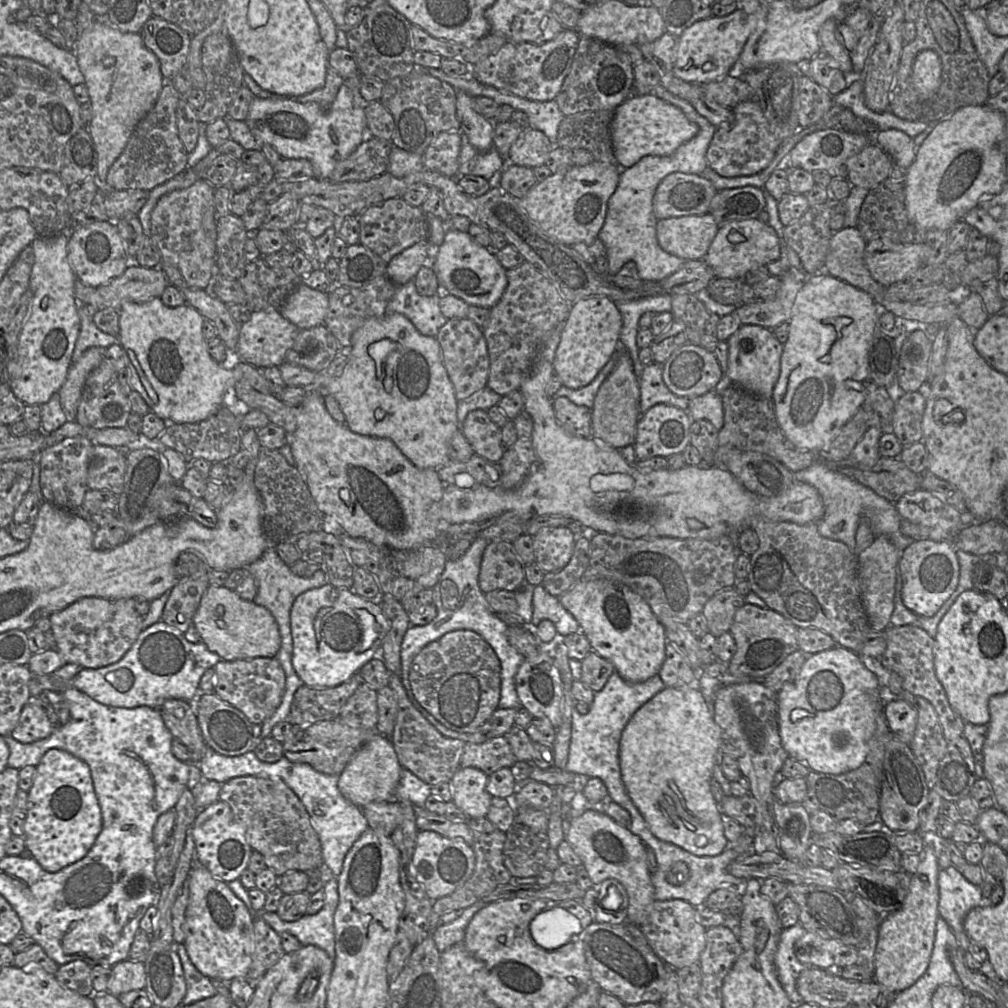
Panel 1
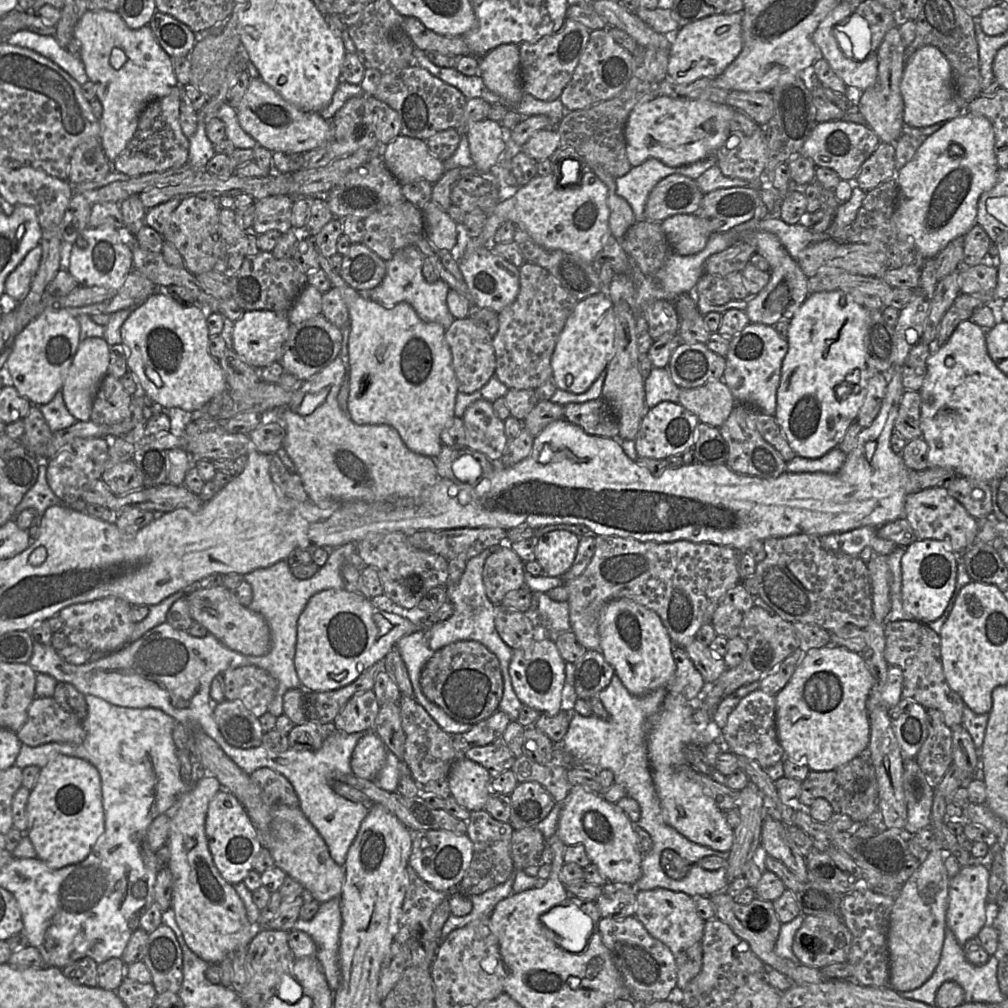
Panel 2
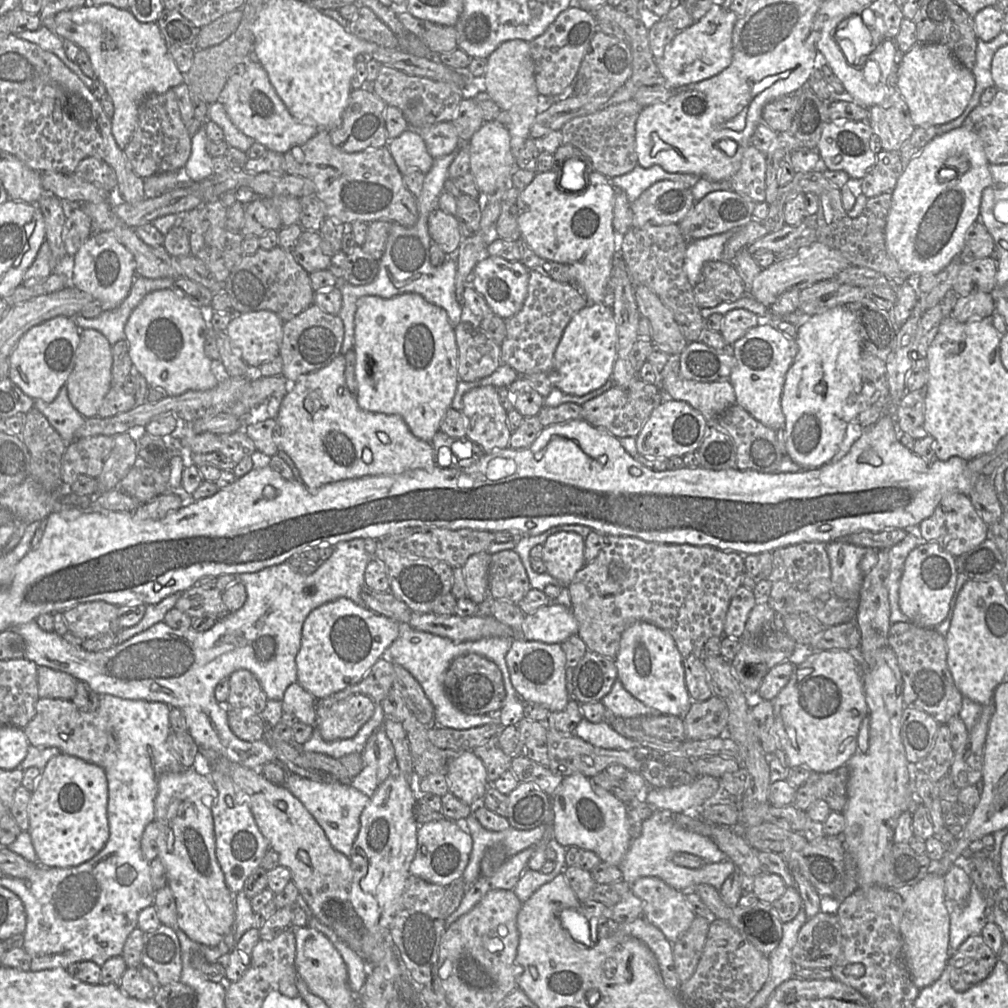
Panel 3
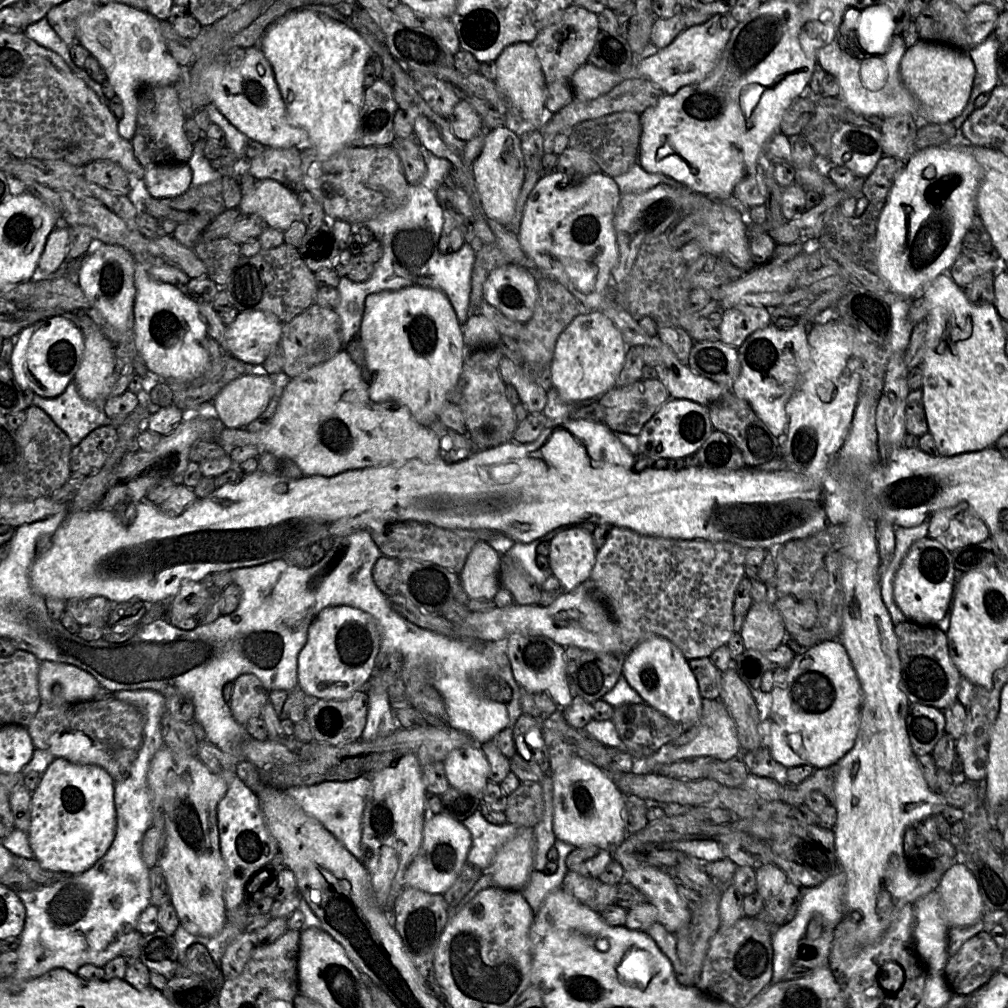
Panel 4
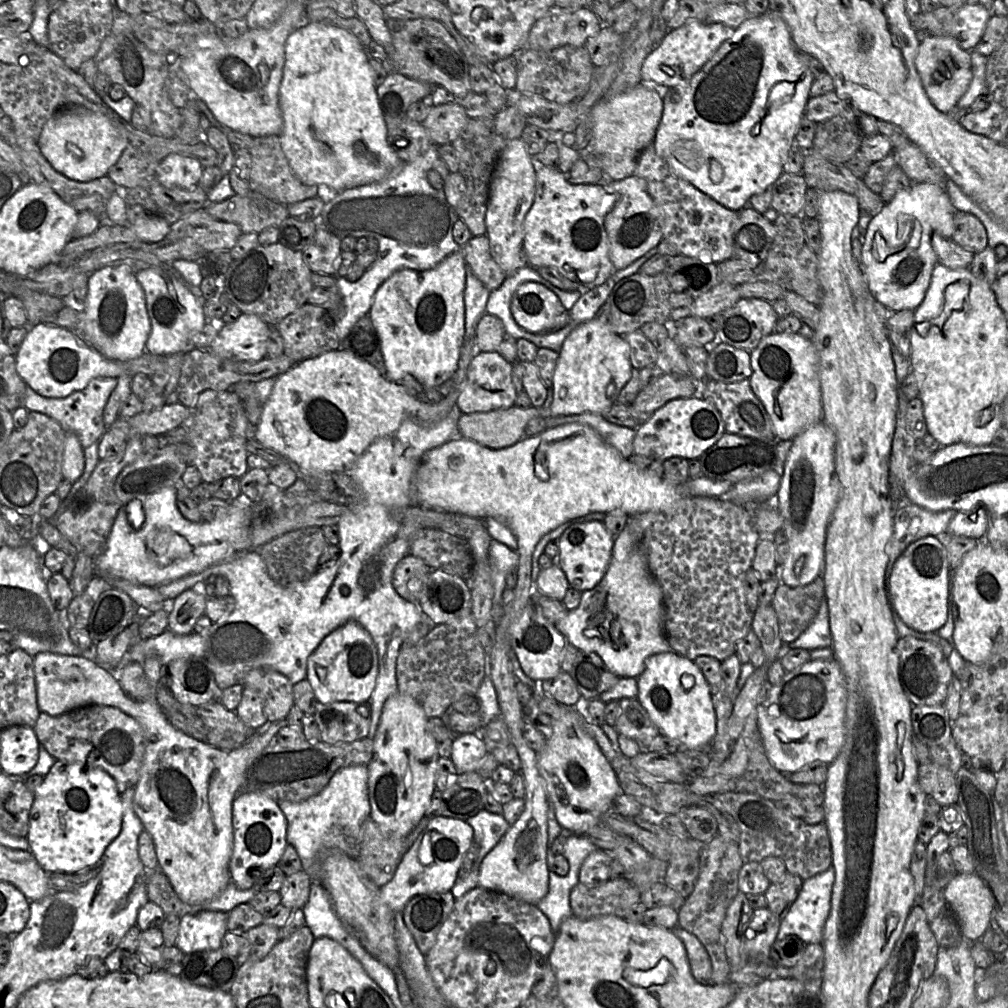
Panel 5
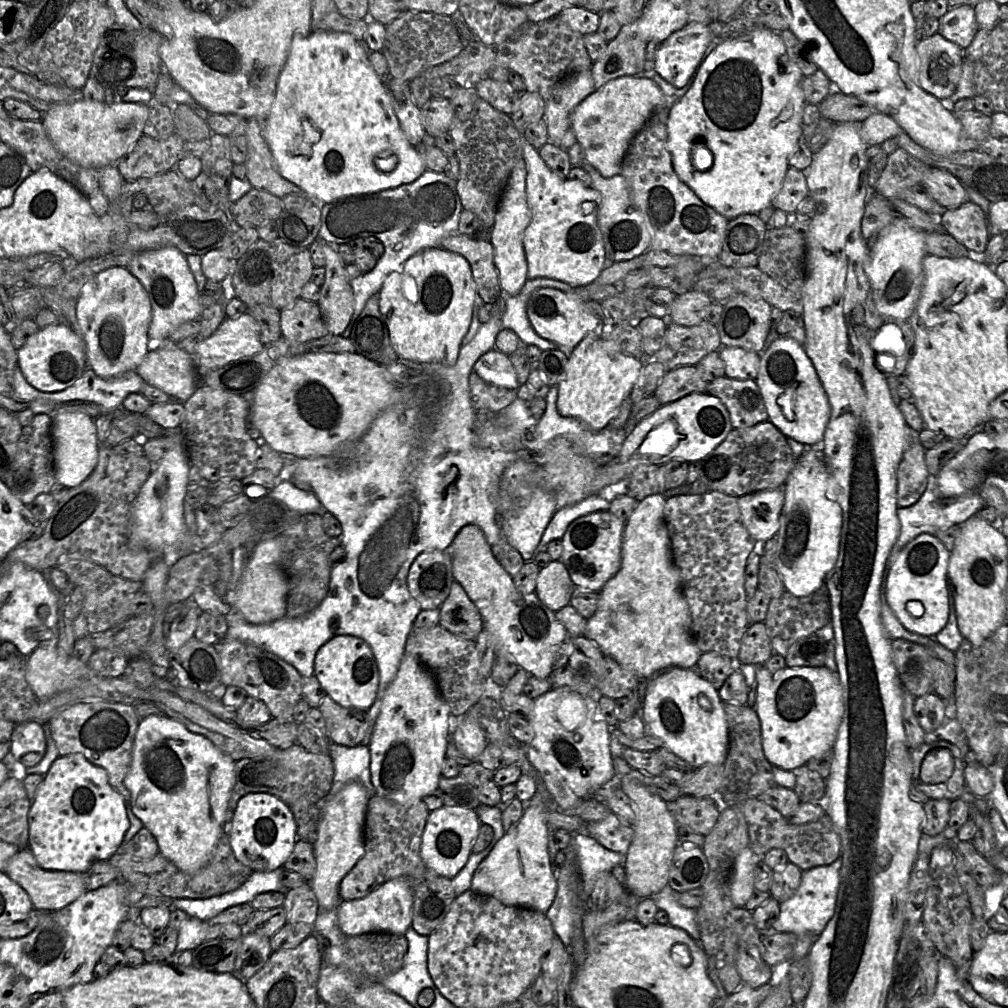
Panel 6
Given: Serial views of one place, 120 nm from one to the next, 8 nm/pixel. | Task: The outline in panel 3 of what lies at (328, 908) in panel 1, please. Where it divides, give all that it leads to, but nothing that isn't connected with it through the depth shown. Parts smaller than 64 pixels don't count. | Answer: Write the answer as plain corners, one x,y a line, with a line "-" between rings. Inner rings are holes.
312,915
306,927
323,933
341,954
348,969
349,987
355,995
360,995
367,980
366,962
346,942
344,942
331,928
324,925

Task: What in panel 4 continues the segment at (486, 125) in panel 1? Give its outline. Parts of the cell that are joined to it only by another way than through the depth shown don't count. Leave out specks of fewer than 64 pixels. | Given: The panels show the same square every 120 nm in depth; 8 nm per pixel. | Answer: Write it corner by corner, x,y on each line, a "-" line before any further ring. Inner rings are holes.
506,127
488,130
481,153
472,164
472,171
485,215
504,227
511,226
526,172
521,138

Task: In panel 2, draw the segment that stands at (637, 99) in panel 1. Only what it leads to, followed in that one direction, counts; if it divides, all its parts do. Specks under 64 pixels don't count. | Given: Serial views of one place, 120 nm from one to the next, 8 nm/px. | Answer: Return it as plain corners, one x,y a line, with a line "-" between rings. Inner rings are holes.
660,95
644,100
633,108
625,124
627,158
632,167
640,165
648,158
656,158
667,166
677,167
714,156
731,133
730,121
735,111
730,105
710,100
675,99

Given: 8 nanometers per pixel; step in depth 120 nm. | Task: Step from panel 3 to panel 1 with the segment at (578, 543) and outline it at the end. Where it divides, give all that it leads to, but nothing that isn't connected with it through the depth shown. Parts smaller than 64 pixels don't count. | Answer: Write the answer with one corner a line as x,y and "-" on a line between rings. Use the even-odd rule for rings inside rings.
564,526
544,527
540,529
534,536
532,536
535,563
545,573
558,572
562,570
569,563
573,555
577,537
582,536
576,536
569,528

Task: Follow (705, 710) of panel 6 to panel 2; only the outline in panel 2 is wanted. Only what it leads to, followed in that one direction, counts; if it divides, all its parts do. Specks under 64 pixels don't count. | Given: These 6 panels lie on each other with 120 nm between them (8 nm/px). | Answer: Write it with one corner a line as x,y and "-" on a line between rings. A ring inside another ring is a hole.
630,599
613,600
601,612
599,635
601,653
631,694
644,696
669,685
676,671
673,643
653,610

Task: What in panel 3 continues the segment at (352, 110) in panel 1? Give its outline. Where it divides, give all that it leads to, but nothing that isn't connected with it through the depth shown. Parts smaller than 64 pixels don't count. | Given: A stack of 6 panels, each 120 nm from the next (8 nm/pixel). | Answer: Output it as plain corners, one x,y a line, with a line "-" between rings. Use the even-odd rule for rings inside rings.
259,62
246,65
243,75
229,77
218,101
224,104
228,117
241,132
274,152
284,154
294,146
305,144
319,129
324,129
300,122
290,114

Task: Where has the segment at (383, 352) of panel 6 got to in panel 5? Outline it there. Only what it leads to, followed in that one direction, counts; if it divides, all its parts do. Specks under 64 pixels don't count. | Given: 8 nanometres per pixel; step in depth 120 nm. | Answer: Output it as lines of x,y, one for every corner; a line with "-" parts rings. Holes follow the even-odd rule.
368,314
356,322
342,341
341,348
368,362
385,376
386,368
380,338

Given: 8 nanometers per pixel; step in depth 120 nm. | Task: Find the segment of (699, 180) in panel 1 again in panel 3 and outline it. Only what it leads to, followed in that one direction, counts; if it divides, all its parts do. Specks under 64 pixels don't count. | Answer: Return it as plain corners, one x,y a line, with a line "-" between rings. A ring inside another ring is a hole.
660,180
631,202
632,227
677,224
695,204
691,187
682,182

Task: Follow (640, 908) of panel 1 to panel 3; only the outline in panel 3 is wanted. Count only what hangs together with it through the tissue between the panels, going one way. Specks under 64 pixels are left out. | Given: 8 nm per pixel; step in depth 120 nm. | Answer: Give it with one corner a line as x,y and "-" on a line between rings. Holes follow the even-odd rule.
581,773
564,777
552,798
554,837
562,846
578,846
593,851
603,862
616,866
621,863
633,839
624,802

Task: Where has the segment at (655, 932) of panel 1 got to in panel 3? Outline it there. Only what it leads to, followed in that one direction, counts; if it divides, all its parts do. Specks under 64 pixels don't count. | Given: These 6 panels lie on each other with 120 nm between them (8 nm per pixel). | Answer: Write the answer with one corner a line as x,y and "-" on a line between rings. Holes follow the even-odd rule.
656,876
638,878
631,890
642,900
642,917
659,928
673,944
696,917
685,894

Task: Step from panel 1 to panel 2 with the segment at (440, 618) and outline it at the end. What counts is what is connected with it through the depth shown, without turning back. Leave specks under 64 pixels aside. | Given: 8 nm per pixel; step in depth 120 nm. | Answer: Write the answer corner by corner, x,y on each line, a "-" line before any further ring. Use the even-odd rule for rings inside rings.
485,549
477,556
467,560
465,570
459,582
456,585
446,585
448,600
453,604
454,608
453,614
448,619
406,635
395,645
406,665
413,686
414,698
448,734
465,733
472,729
474,725
453,720
443,709
424,695
420,685
420,676
425,664
437,650
448,644
464,640
476,641
495,654
499,660
504,681
504,691
499,704
499,710
506,713
512,721
516,722
523,706
514,691
509,673
513,650
503,642
495,628
495,605
492,604
485,593
482,570
484,562
489,555
490,550

